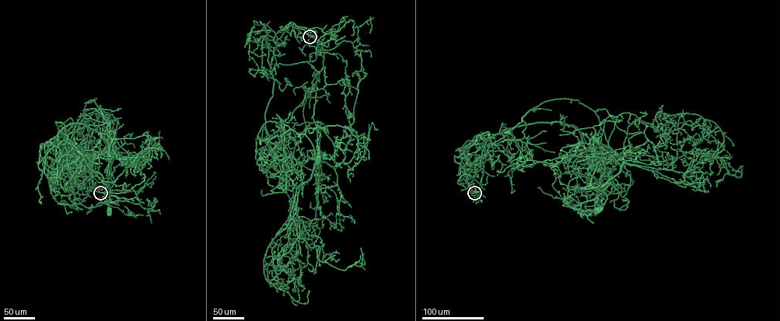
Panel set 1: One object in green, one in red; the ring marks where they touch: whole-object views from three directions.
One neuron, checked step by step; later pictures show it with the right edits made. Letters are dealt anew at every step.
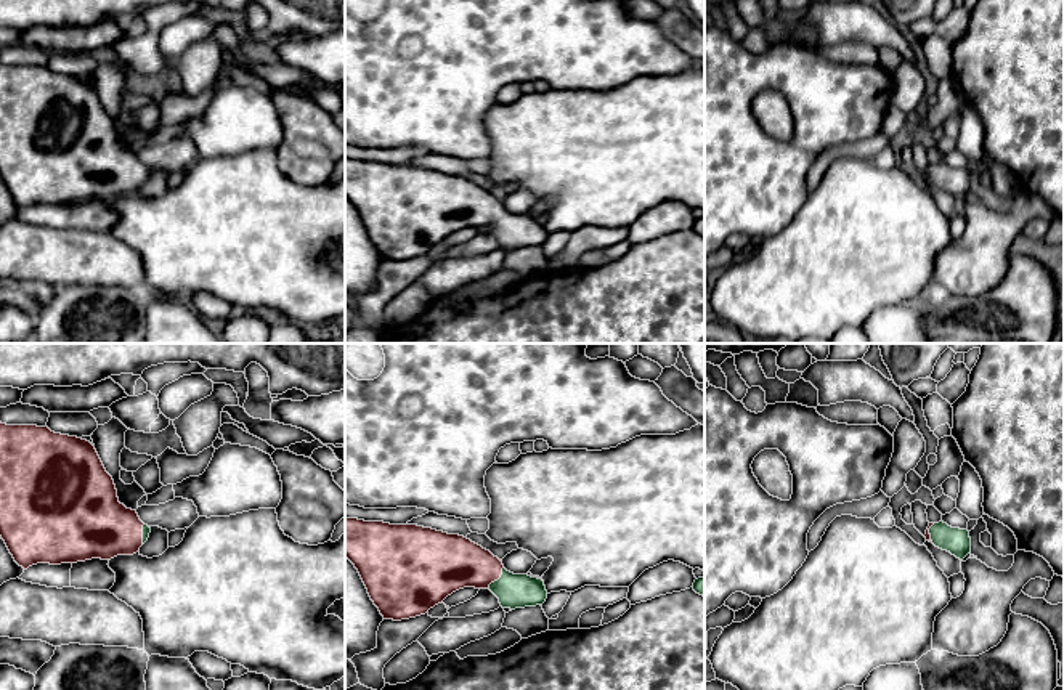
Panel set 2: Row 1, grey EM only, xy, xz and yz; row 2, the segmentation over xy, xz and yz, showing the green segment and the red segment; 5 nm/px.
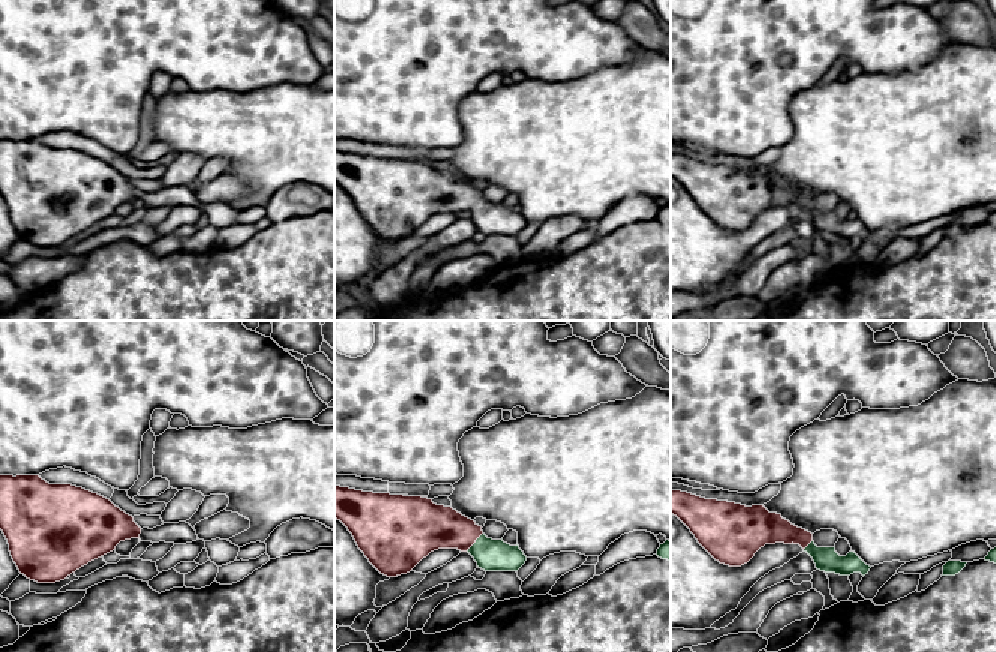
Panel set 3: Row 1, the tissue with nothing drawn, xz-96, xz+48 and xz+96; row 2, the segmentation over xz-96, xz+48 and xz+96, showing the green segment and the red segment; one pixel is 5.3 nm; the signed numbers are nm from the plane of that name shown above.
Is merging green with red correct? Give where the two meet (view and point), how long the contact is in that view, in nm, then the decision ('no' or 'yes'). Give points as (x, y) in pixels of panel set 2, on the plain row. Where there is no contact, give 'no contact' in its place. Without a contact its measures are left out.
meets green in xz at (499, 219); contact 140 nm long; yes

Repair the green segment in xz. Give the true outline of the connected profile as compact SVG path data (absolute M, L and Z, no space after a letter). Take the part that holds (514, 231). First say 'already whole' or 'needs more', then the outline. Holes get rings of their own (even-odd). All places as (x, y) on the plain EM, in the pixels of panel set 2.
needs more; M345 159L345 197L358 210L384 260L401 262L425 255L464 228L489 229L501 247L510 250L542 246L547 239L542 220L507 212L497 197L464 177L417 165Z

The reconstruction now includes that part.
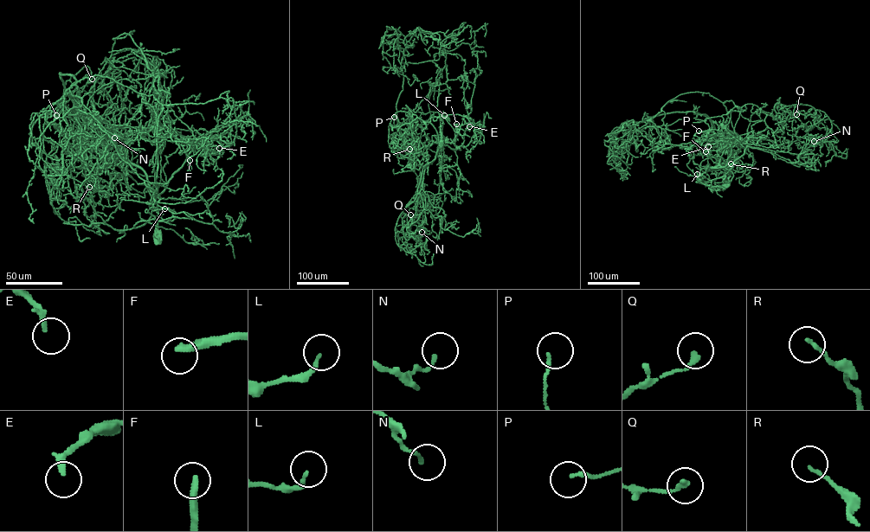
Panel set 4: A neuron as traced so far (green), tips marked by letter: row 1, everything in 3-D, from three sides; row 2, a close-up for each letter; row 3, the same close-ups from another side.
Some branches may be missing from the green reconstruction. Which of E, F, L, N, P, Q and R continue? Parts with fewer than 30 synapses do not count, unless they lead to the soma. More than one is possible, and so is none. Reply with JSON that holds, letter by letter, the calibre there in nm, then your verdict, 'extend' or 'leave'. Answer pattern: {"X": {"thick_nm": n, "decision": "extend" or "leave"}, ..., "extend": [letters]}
{"E": {"thick_nm": 240, "decision": "extend"}, "F": {"thick_nm": 280, "decision": "extend"}, "L": {"thick_nm": 140, "decision": "leave"}, "N": {"thick_nm": 140, "decision": "leave"}, "P": {"thick_nm": 150, "decision": "leave"}, "Q": {"thick_nm": 190, "decision": "leave"}, "R": {"thick_nm": 120, "decision": "leave"}, "extend": ["E", "F"]}

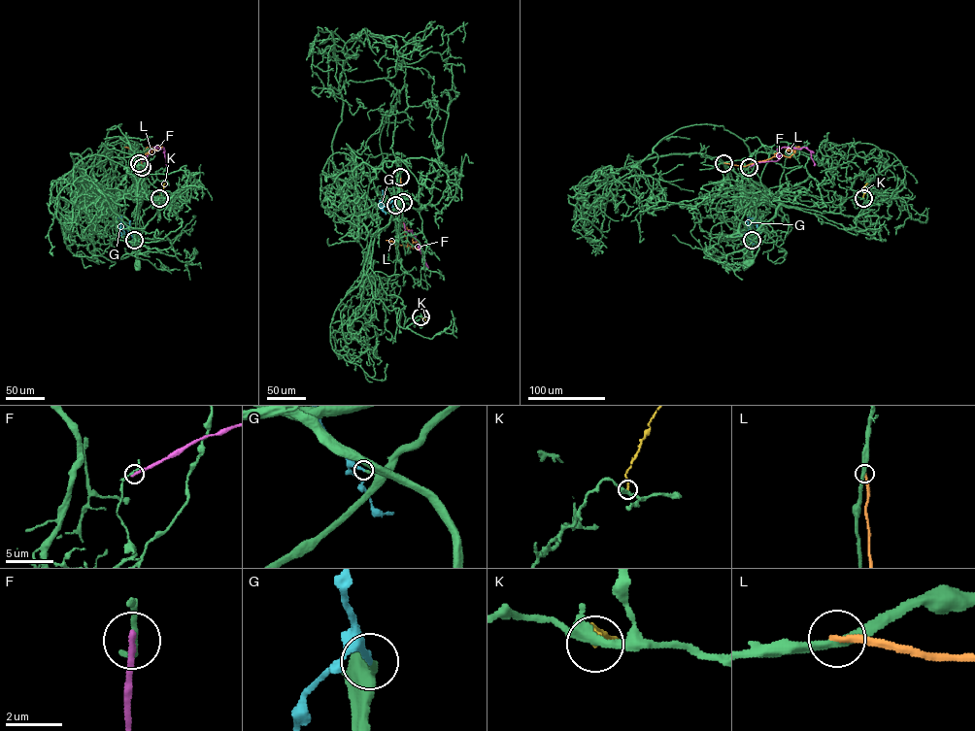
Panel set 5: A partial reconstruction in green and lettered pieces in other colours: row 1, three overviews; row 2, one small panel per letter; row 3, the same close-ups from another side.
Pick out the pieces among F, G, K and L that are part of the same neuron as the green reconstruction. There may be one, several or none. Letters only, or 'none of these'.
G

